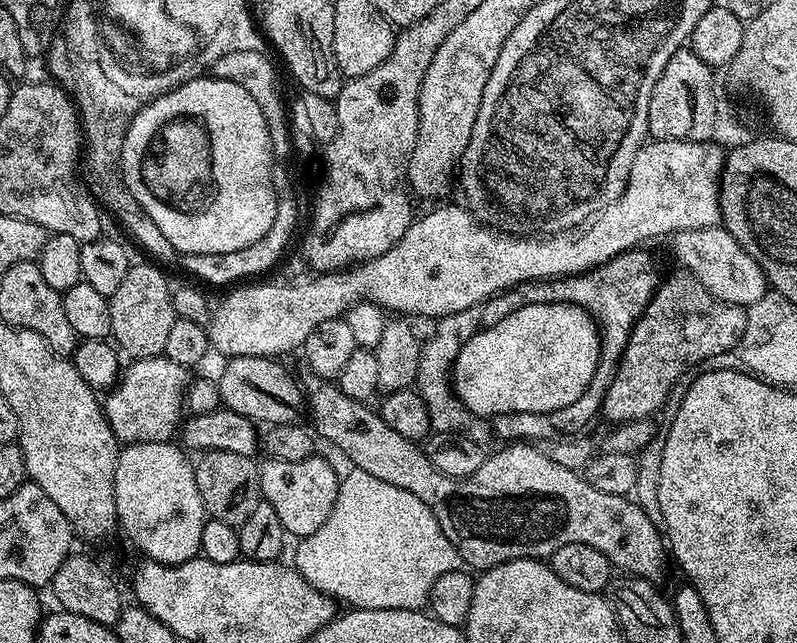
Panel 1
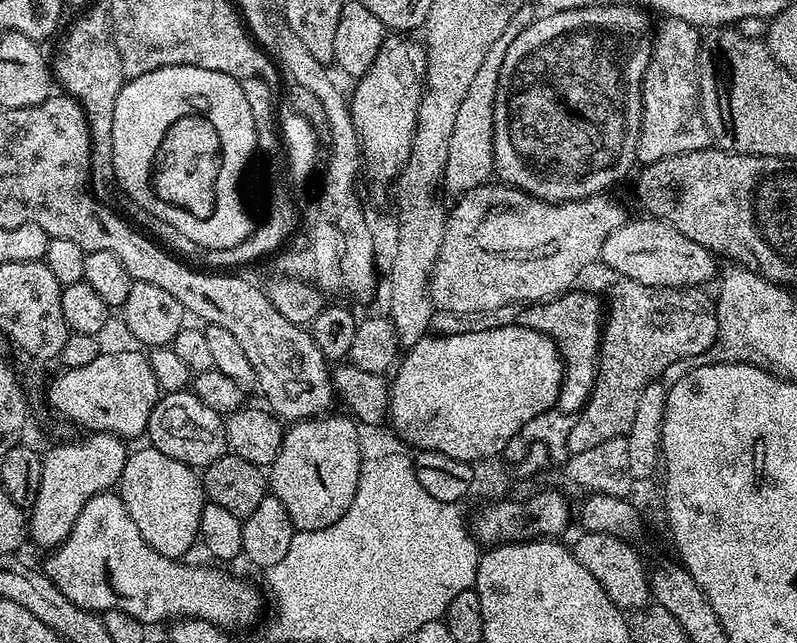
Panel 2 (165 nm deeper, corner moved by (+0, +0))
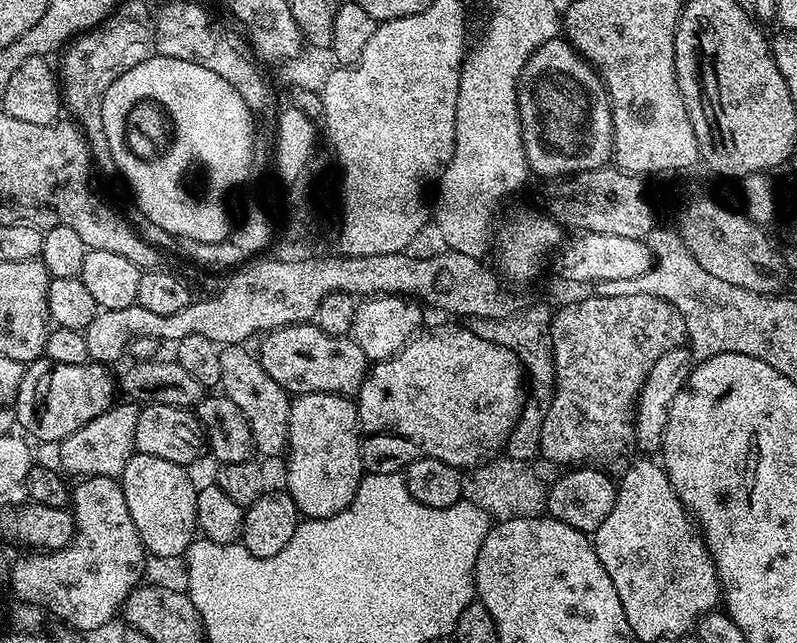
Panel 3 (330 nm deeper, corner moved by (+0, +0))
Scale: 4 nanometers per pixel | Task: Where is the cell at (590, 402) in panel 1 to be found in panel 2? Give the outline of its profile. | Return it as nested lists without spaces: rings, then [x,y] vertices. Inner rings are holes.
[[[569,290],[551,300],[532,302],[519,309],[518,323],[539,332],[558,335],[560,357],[564,359],[564,377],[556,408],[575,417],[586,406],[596,385],[600,369],[600,344],[606,318],[603,299],[597,295],[579,290]]]

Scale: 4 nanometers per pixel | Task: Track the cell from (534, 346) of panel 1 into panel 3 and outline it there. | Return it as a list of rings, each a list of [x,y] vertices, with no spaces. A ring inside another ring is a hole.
[[[465,326],[459,328],[436,328],[433,332],[421,331],[408,341],[397,356],[391,360],[381,360],[371,365],[370,371],[364,385],[358,393],[358,411],[360,413],[360,449],[364,455],[364,467],[368,472],[378,474],[390,474],[400,472],[405,466],[412,464],[422,458],[438,458],[438,462],[446,462],[450,466],[461,470],[471,470],[505,451],[505,444],[520,418],[520,412],[524,408],[526,399],[526,373],[520,365],[519,358],[510,349],[502,345],[488,342],[472,334]]]

